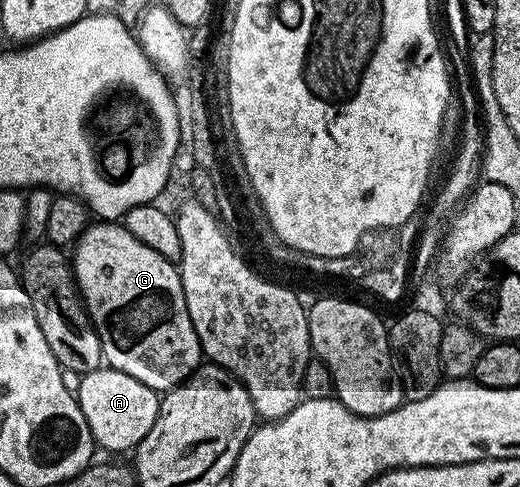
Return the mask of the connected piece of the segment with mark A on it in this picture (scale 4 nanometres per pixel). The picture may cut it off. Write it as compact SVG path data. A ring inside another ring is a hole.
M102 366L93 372L79 377L80 389L75 389L76 401L90 426L90 434L97 445L109 448L112 452L124 452L135 449L137 444L150 434L150 426L160 413L160 396L150 386L130 378L117 368Z

